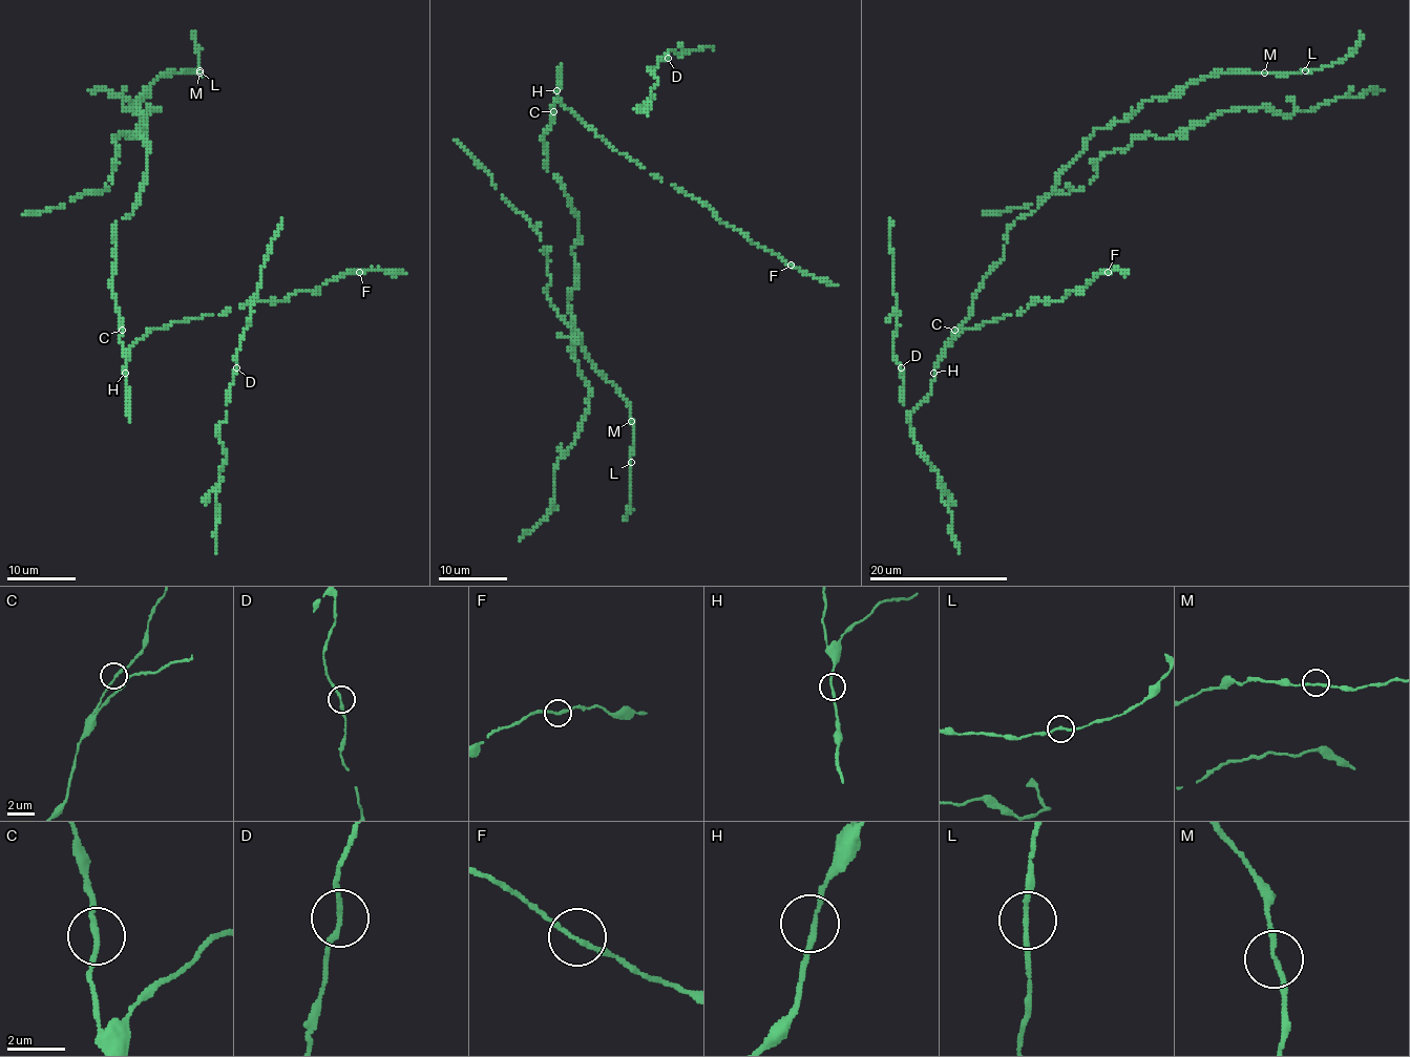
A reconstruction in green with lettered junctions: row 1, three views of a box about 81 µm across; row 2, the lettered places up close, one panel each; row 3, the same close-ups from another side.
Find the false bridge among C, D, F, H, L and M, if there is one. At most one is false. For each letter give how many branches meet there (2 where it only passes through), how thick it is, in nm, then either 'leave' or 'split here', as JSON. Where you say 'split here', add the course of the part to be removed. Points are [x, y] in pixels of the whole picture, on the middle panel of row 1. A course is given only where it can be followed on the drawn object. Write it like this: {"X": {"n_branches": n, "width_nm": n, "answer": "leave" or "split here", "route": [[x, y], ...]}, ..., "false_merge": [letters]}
{"C": {"n_branches": 2, "width_nm": 170, "answer": "leave"}, "D": {"n_branches": 2, "width_nm": 170, "answer": "leave"}, "F": {"n_branches": 2, "width_nm": 170, "answer": "leave"}, "H": {"n_branches": 2, "width_nm": 170, "answer": "leave"}, "L": {"n_branches": 2, "width_nm": 170, "answer": "leave"}, "M": {"n_branches": 2, "width_nm": 170, "answer": "leave"}, "false_merge": []}

